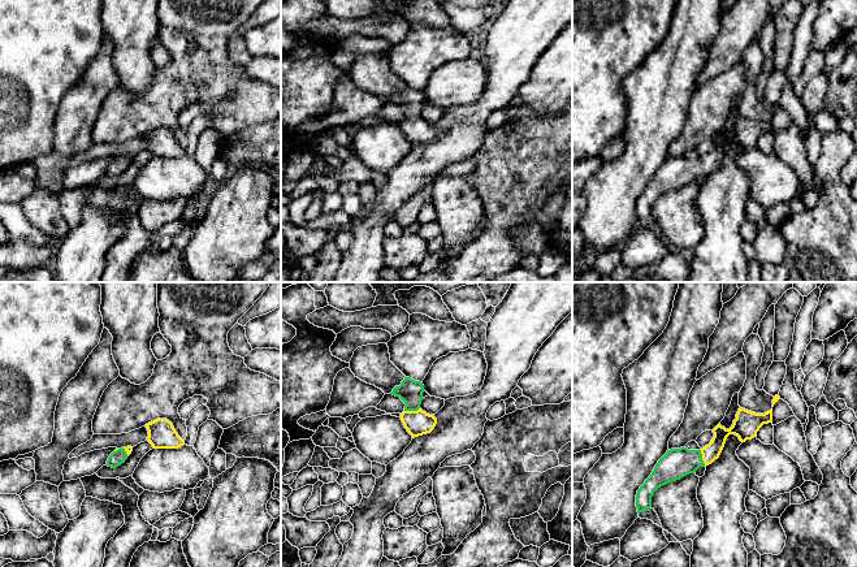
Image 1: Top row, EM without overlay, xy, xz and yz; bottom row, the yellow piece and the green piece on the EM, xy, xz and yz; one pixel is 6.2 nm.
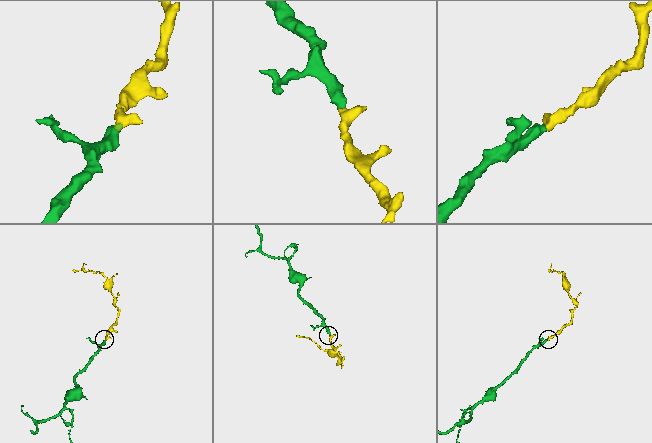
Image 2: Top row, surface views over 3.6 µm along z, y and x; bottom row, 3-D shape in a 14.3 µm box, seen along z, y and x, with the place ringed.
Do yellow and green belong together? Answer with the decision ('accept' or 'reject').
accept

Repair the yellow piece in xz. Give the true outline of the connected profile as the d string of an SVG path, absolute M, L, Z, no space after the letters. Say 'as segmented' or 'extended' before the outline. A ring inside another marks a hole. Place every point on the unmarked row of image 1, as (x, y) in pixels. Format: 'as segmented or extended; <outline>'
extended; M404 86L402 92L390 101L399 105L406 113L401 129L412 147L430 142L437 133L434 124L429 124L420 117L424 100L423 91Z

